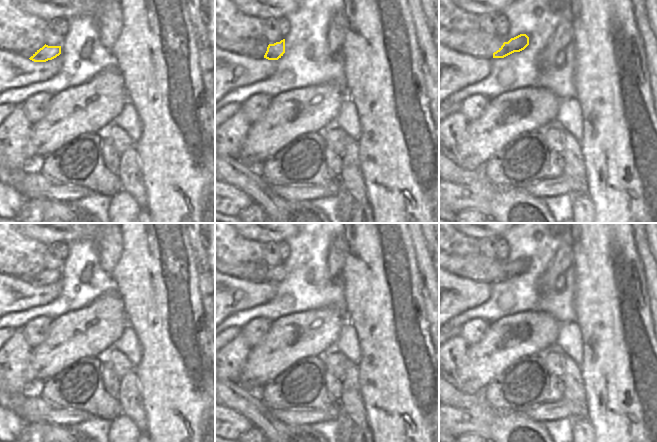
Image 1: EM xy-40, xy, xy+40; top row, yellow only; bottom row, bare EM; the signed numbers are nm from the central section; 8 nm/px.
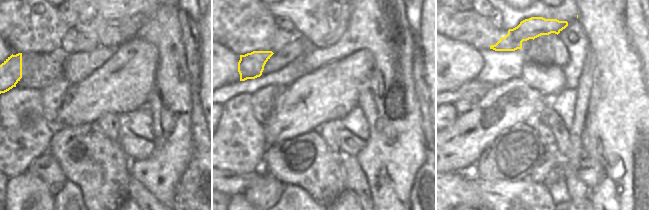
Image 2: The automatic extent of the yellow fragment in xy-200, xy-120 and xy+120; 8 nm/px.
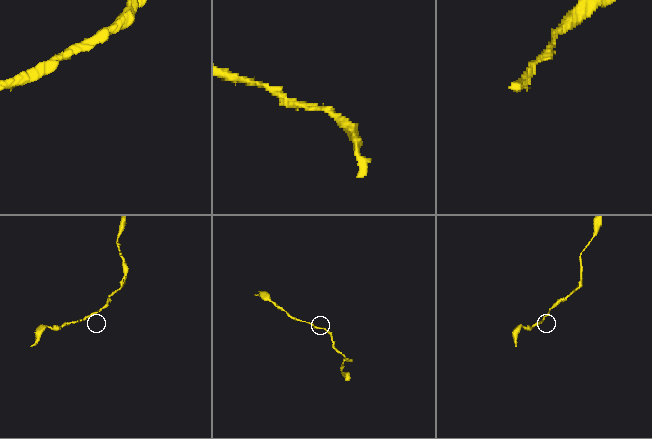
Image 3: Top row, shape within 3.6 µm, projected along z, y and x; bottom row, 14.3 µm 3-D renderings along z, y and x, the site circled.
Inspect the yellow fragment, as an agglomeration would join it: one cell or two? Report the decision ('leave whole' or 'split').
leave whole

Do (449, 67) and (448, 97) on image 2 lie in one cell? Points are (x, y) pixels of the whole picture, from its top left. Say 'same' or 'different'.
different

